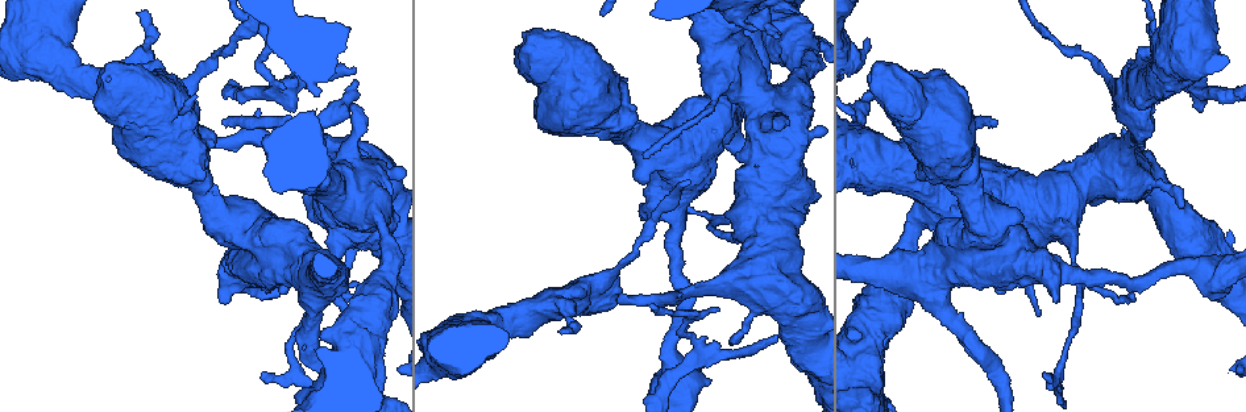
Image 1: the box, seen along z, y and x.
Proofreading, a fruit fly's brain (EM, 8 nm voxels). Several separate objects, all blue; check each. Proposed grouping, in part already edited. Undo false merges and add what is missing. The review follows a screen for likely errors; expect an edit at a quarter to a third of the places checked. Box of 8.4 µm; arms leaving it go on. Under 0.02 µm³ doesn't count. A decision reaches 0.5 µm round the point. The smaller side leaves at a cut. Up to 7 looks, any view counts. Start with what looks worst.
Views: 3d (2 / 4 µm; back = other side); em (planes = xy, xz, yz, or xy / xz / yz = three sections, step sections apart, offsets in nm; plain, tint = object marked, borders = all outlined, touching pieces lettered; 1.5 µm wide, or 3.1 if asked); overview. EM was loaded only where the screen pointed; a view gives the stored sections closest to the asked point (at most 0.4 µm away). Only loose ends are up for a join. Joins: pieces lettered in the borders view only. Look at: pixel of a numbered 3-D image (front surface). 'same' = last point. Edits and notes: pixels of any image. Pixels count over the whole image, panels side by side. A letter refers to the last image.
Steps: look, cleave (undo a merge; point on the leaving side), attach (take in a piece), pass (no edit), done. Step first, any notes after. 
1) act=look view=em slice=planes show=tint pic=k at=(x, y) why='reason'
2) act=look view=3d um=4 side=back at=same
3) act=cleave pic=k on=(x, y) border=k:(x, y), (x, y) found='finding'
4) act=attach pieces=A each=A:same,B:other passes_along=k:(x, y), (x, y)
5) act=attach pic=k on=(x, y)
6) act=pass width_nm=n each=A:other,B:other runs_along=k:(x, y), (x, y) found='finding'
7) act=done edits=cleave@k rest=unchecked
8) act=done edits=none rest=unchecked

act=look view=3d um=2 pic=1 at=(756, 28)

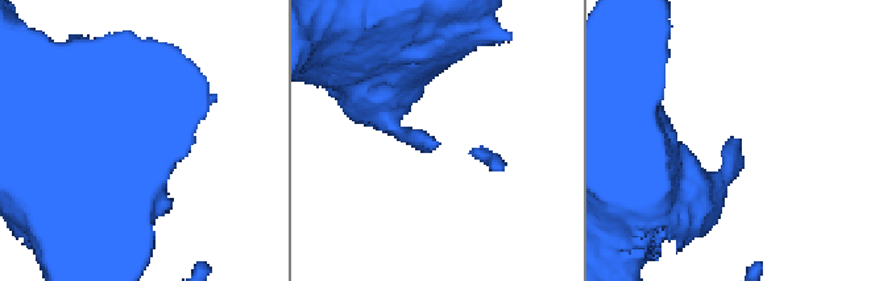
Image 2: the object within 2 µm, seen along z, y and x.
act=look view=em slice=planes show=borders pic=2 at=(432, 146) why='need the tissue'

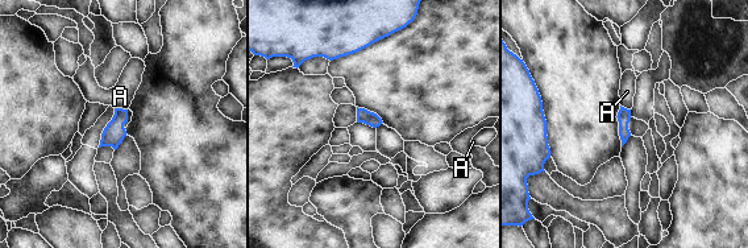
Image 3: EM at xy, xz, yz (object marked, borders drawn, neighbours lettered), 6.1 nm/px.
act=pass each=A:other border=3:(115, 107), (127, 110) found='no lettered piece goes on from it'

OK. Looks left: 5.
act=look view=em slice=xz step=4 show=borders pic=1 at=(679, 293) why='an open end'

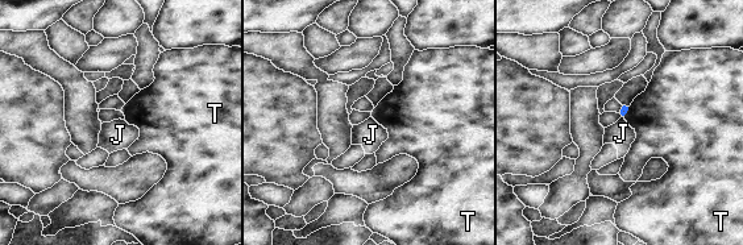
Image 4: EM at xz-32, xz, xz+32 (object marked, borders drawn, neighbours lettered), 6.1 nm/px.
act=look view=em slice=planes show=borders at=same why='another direction'

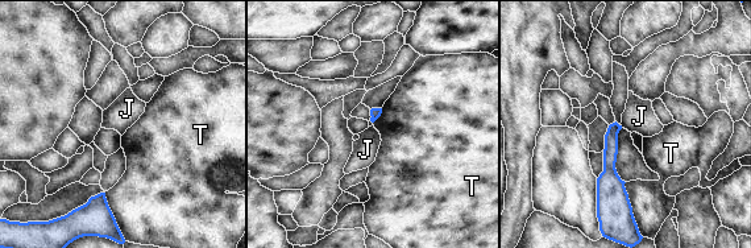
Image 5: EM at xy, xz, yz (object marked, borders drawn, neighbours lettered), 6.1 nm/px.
act=pass each=J:other,T:other runs_along=5:(615, 127), (610, 151), (610, 230) found='no lettered piece goes on from it'

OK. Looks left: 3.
act=look view=3d um=4 pic=1 at=(1183, 206) why='free end'

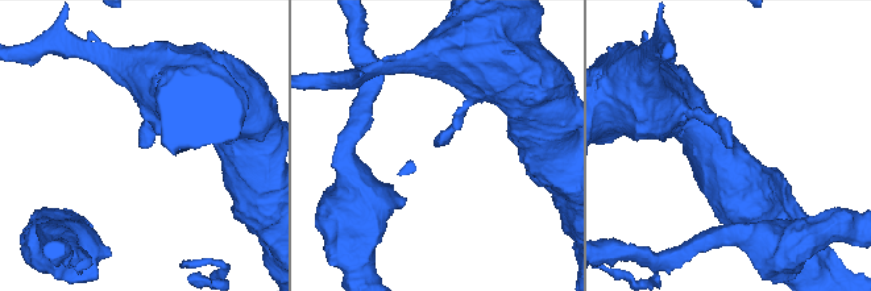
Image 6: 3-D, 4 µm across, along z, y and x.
act=look view=em slice=xy step=4 show=tint pic=6 at=(435, 143) why='shape alone is not enough'

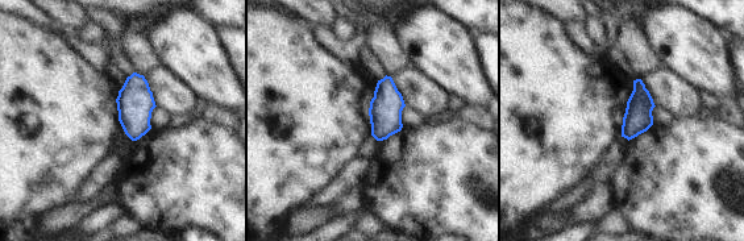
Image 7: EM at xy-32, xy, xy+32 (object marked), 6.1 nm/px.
act=look view=em slice=planes show=borders at=same why='cut it another way'

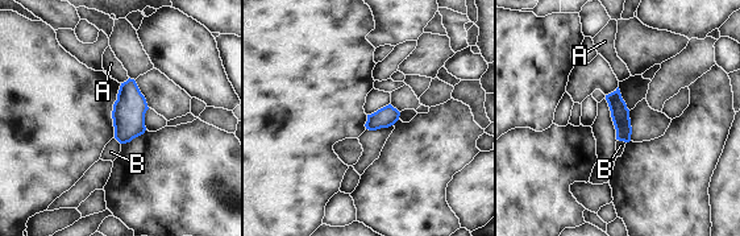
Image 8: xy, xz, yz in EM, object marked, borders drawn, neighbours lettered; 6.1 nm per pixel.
act=pass each=A:other,B:other border=8:(618, 139), (626, 143) found='no lettered piece goes on from it'

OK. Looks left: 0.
act=done edits=none rest=unchecked

